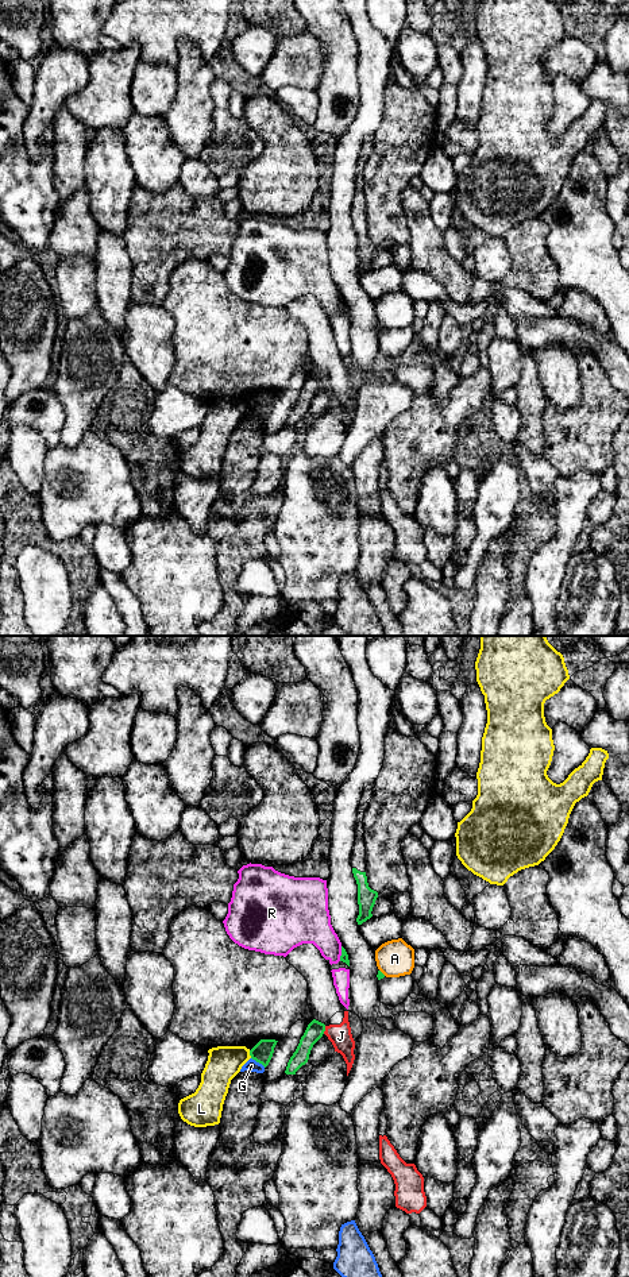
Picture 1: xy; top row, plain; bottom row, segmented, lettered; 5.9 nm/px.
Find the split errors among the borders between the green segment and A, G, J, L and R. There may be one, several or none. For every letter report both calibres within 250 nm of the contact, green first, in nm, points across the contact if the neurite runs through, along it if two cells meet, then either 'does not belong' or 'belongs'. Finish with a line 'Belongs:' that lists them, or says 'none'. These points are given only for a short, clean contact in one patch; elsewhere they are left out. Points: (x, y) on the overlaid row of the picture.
A: 40 nm thick on the green side, 220 nm on the other; does not belong
G: 120 nm thick on the green side, 80 nm on the other; border along xy (251, 1057), (265, 1067); does not belong
J: 110 nm thick on the green side, 130 nm on the other; border along xy (325, 1026), (323, 1033); does not belong
L: 120 nm thick on the green side, 200 nm on the other; does not belong
R: 50 nm thick on the green side, 220 nm on the other; does not belong
Belongs: none

